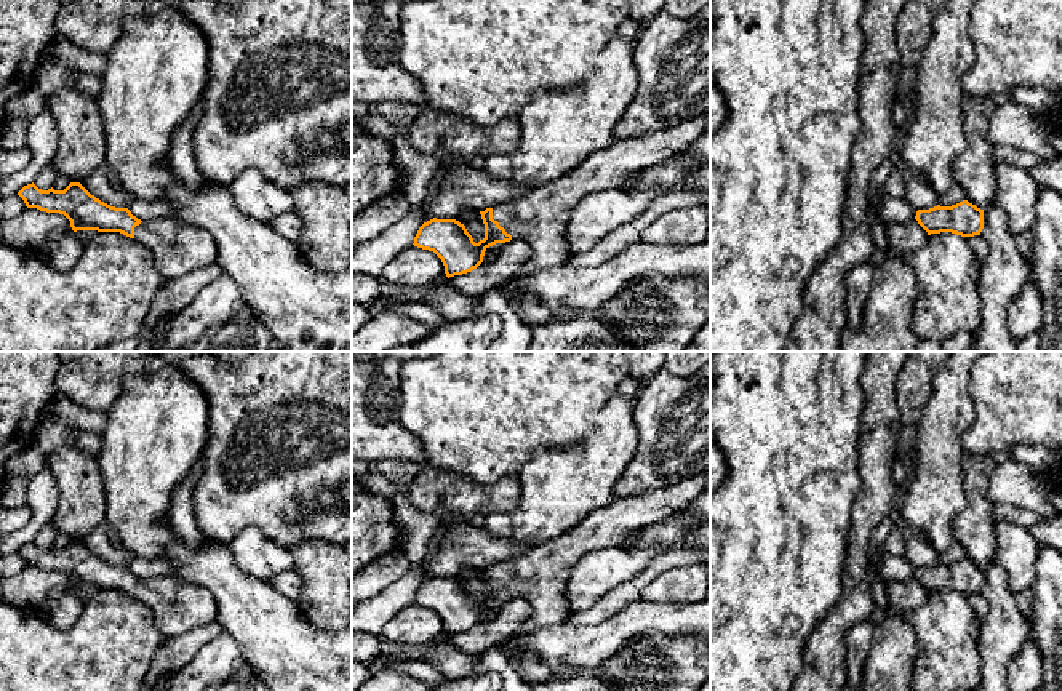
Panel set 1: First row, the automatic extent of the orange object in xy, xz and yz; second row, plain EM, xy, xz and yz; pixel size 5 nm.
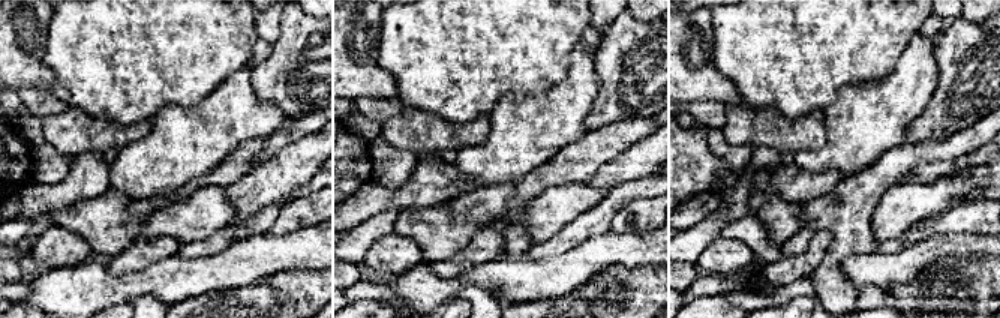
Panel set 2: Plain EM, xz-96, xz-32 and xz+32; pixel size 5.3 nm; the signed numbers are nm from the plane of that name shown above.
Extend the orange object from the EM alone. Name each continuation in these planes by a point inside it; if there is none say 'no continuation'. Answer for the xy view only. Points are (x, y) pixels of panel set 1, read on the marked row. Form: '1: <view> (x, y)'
1: xy (178, 248)

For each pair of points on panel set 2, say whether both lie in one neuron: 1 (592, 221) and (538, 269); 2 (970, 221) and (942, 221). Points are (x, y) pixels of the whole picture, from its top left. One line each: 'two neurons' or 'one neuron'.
1: two neurons
2: one neuron

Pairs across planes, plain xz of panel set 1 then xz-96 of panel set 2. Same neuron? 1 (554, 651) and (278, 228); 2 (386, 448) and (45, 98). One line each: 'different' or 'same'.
1: different
2: different

